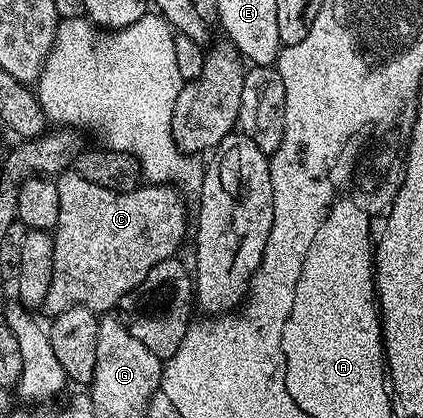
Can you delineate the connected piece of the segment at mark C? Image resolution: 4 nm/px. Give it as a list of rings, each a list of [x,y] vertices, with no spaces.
[[[64,171],[58,174],[55,181],[57,187],[57,199],[59,200],[59,210],[57,211],[57,223],[53,230],[55,241],[55,250],[53,251],[53,277],[52,283],[49,285],[48,294],[41,306],[42,312],[47,312],[48,315],[54,315],[61,311],[69,311],[69,307],[85,307],[92,309],[96,315],[106,314],[108,311],[120,304],[127,294],[139,286],[141,279],[145,279],[145,275],[149,275],[149,271],[153,271],[153,267],[157,267],[157,263],[161,263],[165,259],[176,256],[180,251],[179,244],[183,241],[183,236],[188,236],[189,233],[189,217],[187,221],[187,209],[183,206],[184,198],[181,196],[178,188],[169,185],[156,185],[154,183],[144,184],[138,189],[129,191],[128,193],[114,193],[105,187],[97,187],[97,183],[89,183],[89,179],[81,179],[81,175],[74,171]]]

